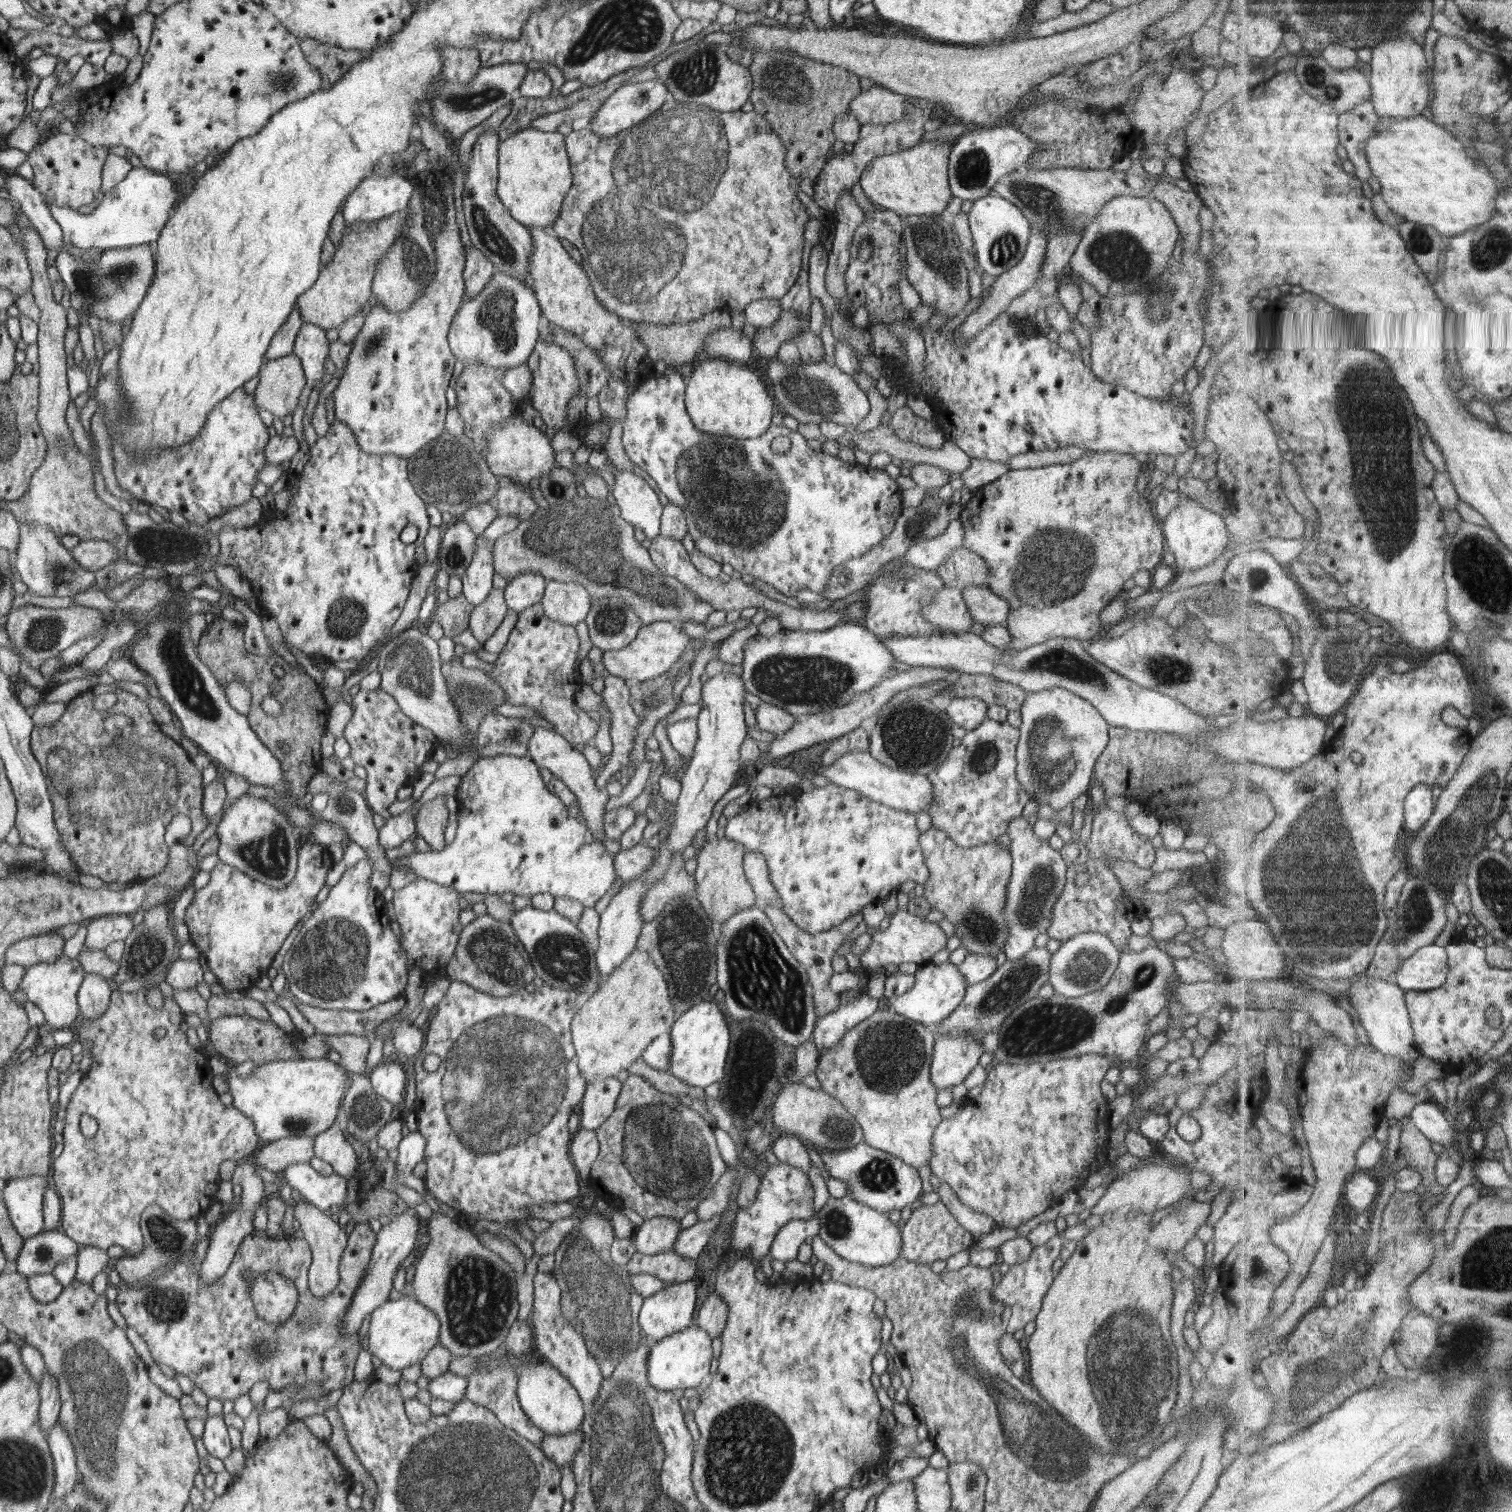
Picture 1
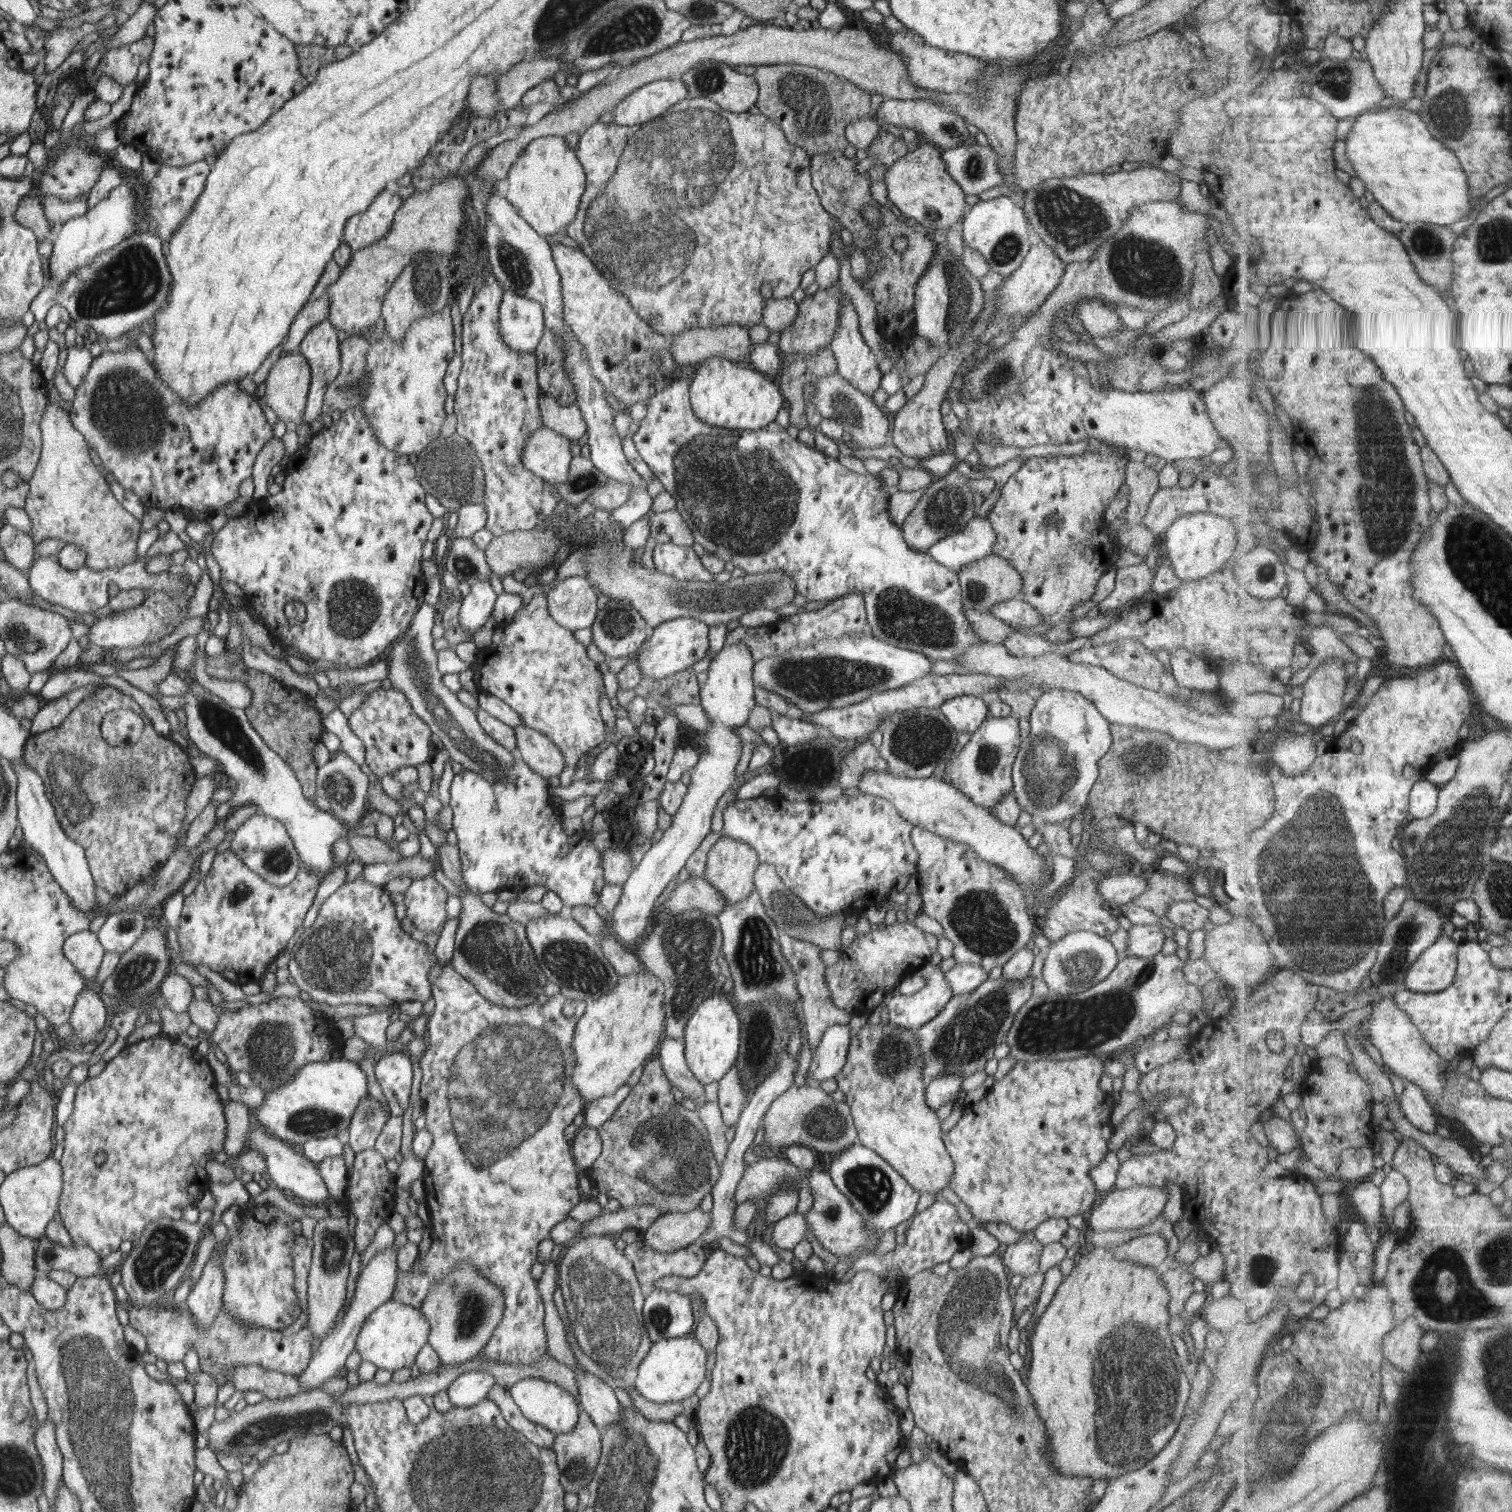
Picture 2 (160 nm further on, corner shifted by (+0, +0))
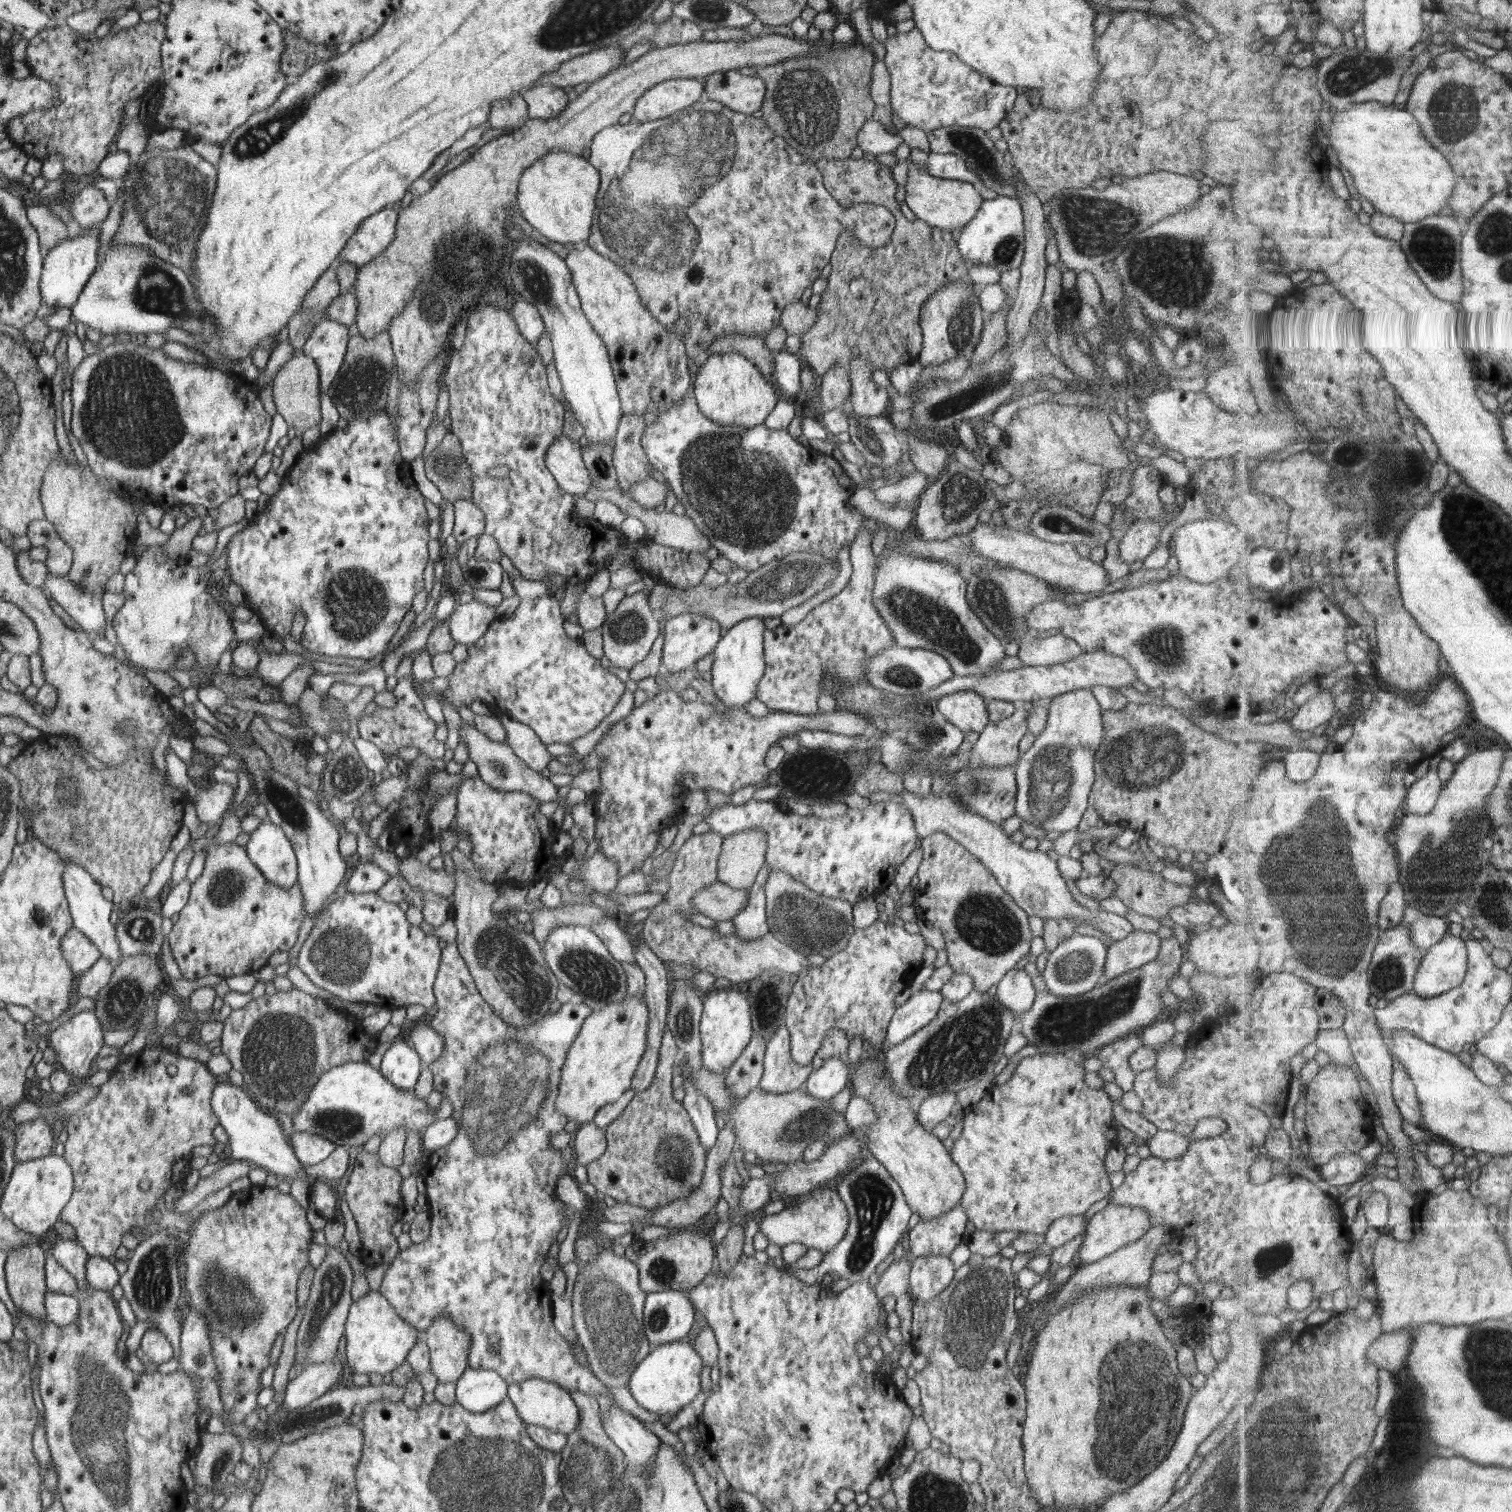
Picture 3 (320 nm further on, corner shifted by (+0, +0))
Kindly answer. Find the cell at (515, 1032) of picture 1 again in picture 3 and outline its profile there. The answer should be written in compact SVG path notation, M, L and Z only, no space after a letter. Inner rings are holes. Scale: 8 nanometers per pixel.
M448 943L441 949L441 959L436 980L434 981L433 993L435 994L436 1006L429 1017L432 1031L442 1038L445 1049L441 1052L440 1058L437 1058L432 1064L428 1065L433 1077L433 1090L446 1097L453 1106L453 1112L450 1118L459 1123L459 1130L454 1140L450 1141L446 1147L442 1147L431 1153L428 1162L422 1170L421 1185L425 1188L427 1202L429 1203L429 1213L431 1214L431 1232L429 1238L419 1243L412 1243L405 1250L397 1251L391 1257L391 1265L386 1269L381 1288L378 1292L388 1299L388 1302L395 1307L395 1310L412 1328L423 1336L427 1328L433 1323L435 1318L447 1314L451 1321L457 1326L463 1326L470 1335L468 1367L472 1369L494 1370L498 1372L508 1384L524 1382L530 1378L541 1378L548 1382L556 1382L563 1389L579 1390L584 1394L595 1397L596 1394L604 1394L606 1398L611 1397L607 1385L598 1377L578 1363L578 1360L572 1355L567 1340L556 1330L553 1323L553 1310L548 1300L549 1289L547 1283L540 1277L540 1268L545 1262L545 1257L549 1251L550 1245L556 1240L559 1231L566 1225L565 1215L563 1213L564 1202L556 1194L556 1183L561 1176L572 1172L572 1165L565 1165L562 1159L561 1150L550 1147L550 1139L556 1134L561 1133L568 1123L564 1115L556 1113L556 1101L560 1098L558 1087L556 1086L557 1073L560 1072L561 1066L568 1054L570 1045L578 1036L584 1019L593 1013L592 1008L582 1000L570 1000L560 1007L556 1013L548 1013L546 1017L540 1018L534 1025L528 1026L508 1026L499 1014L484 1000L475 985L473 976L466 961L461 957L458 945Z

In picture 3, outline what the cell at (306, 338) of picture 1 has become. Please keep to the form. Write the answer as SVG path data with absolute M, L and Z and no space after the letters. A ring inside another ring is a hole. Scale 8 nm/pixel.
M322 319L302 348L302 354L315 359L318 364L323 392L328 390L344 362L349 338L348 327L344 323Z

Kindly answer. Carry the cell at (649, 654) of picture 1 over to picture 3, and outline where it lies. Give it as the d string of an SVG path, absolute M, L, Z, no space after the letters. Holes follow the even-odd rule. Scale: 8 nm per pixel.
M689 612L688 614L680 614L676 618L670 618L667 620L666 628L662 634L664 637L662 669L666 669L670 673L678 673L695 667L698 660L713 653L724 632L714 618L708 618L702 614Z

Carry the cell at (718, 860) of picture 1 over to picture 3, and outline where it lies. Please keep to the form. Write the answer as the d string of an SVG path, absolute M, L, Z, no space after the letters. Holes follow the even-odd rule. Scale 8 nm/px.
M742 829L723 839L718 881L734 890L749 890L765 864L768 837L762 829Z

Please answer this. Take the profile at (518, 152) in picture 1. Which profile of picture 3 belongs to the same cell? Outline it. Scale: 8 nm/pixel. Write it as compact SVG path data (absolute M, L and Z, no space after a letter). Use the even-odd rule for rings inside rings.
M550 151L548 155L540 158L534 165L528 167L521 174L518 182L516 200L523 218L528 221L542 236L546 236L560 244L578 244L589 240L589 234L599 229L601 220L595 214L598 205L598 187L600 187L600 174L592 164L582 156L572 155L562 151Z

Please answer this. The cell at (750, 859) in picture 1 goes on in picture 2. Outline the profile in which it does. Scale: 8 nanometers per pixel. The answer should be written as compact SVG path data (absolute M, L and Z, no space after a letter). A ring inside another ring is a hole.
M765 862L759 863L756 872L754 873L754 886L755 890L760 894L760 899L764 904L765 911L774 921L775 925L781 931L785 931L788 936L792 938L799 938L814 944L816 947L820 947L821 950L840 950L840 935L843 930L842 925L844 924L844 915L842 912L834 913L827 917L821 917L810 910L797 896L794 896L792 892L788 890L785 884L781 881L778 876L777 870L771 864Z

